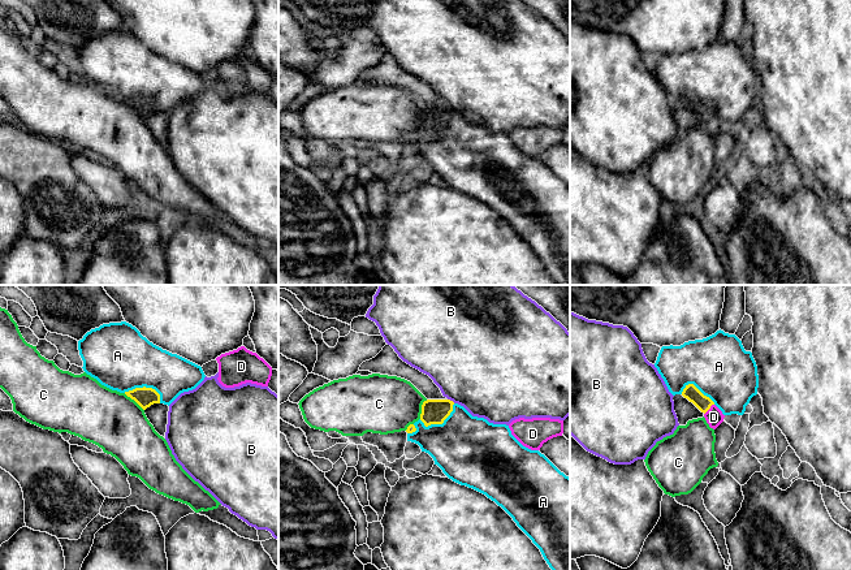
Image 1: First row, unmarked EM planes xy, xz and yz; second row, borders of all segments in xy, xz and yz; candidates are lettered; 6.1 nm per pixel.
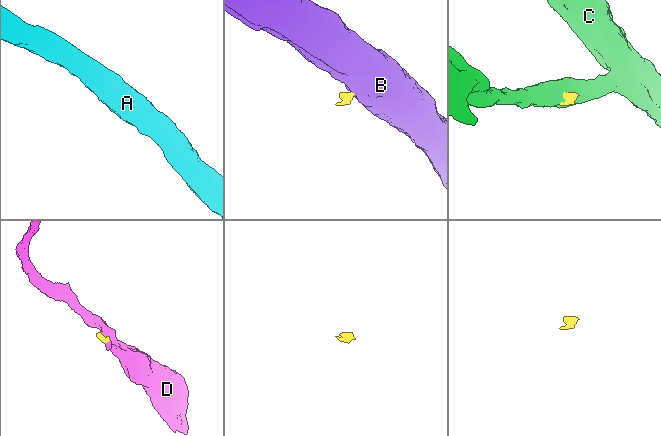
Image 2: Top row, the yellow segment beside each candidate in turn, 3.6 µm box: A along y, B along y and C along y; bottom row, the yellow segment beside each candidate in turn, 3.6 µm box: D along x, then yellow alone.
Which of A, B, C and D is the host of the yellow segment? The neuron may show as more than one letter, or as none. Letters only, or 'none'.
A

